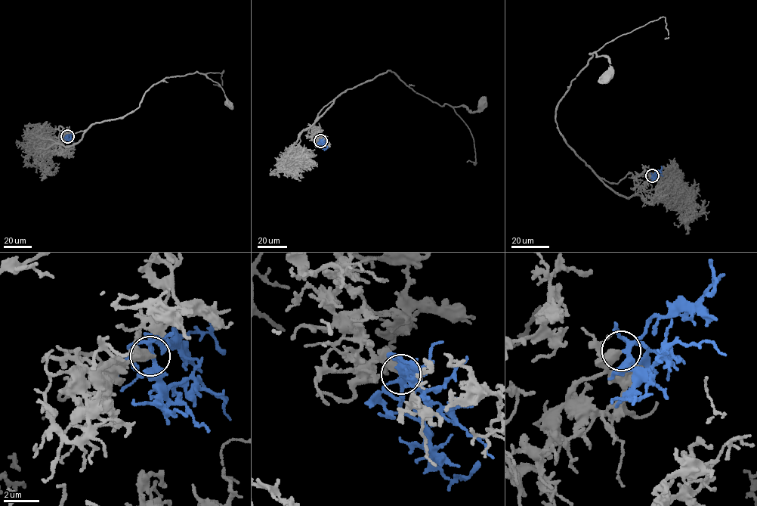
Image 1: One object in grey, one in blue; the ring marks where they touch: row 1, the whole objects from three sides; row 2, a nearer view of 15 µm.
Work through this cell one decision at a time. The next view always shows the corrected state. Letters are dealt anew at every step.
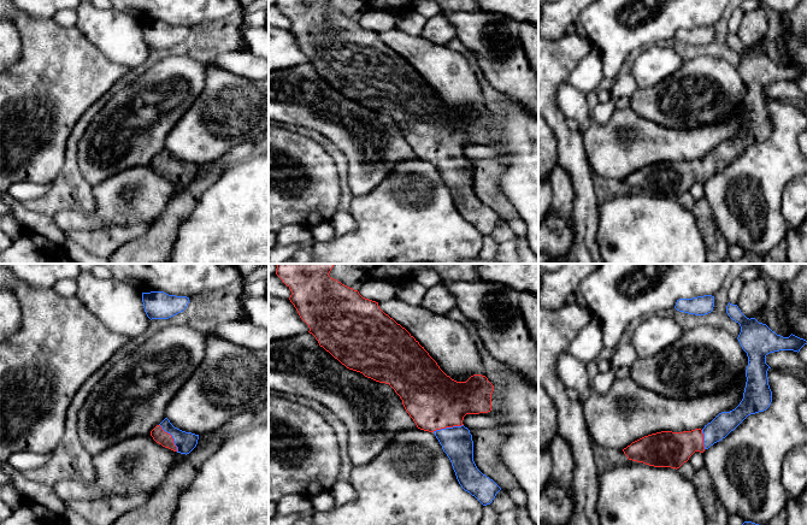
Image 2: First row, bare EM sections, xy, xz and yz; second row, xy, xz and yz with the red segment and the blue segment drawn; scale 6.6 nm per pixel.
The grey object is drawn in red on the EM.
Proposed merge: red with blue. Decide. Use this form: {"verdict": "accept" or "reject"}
{"verdict": "accept"}

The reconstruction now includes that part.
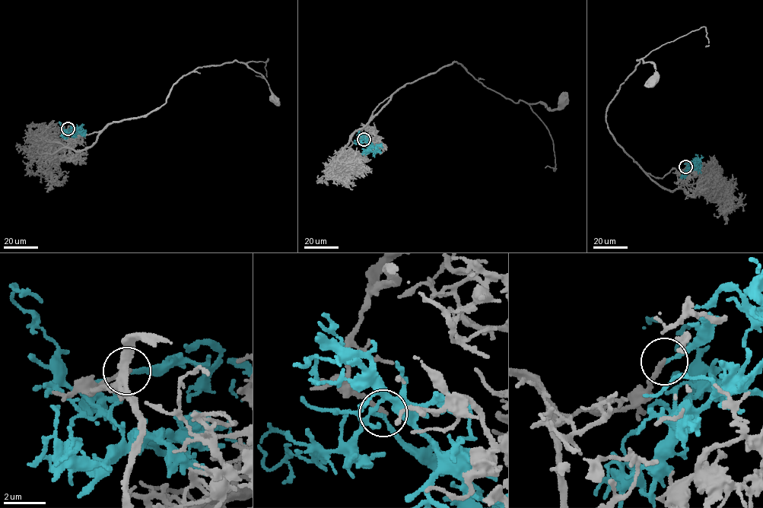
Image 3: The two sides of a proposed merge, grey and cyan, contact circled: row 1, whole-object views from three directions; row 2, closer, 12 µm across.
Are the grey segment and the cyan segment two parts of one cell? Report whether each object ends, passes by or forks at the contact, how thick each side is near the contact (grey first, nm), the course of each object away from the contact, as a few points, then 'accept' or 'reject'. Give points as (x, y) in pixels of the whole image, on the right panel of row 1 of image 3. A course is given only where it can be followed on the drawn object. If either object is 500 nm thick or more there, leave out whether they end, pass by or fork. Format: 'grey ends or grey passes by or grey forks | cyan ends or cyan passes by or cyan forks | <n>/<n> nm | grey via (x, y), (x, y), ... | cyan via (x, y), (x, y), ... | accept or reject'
grey ends | cyan passes by | 200/110 nm | grey via (685, 166), (673, 167), (661, 178), (643, 171), (608, 128), (606, 107), (637, 60), (653, 64), (652, 80) | cyan via (685, 166), (690, 161), (694, 164), (686, 171), (688, 169), (685, 163) | accept

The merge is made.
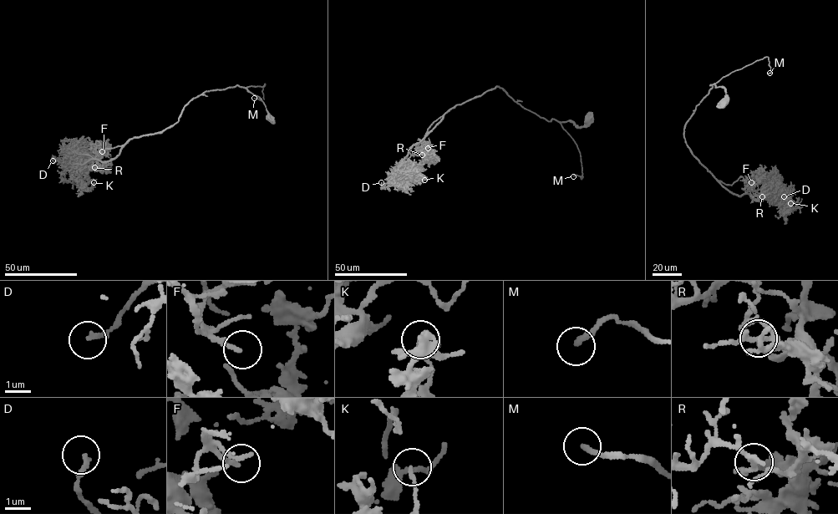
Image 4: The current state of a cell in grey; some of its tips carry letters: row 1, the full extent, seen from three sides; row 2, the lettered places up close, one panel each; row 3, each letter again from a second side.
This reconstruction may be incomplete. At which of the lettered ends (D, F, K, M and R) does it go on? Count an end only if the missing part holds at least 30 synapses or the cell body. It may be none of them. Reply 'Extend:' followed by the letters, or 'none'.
Extend: F, M

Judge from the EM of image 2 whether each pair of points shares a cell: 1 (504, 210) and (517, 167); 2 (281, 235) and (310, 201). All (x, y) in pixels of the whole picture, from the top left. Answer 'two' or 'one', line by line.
1: two
2: two

